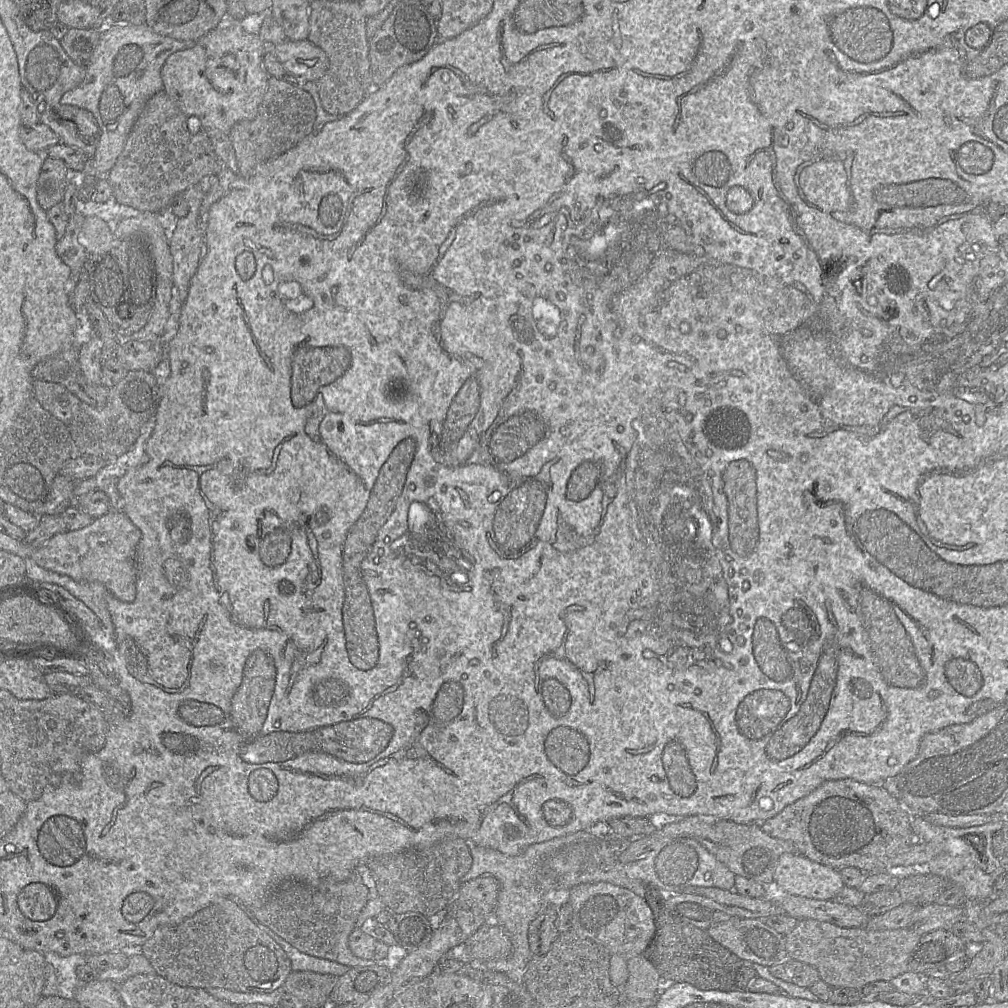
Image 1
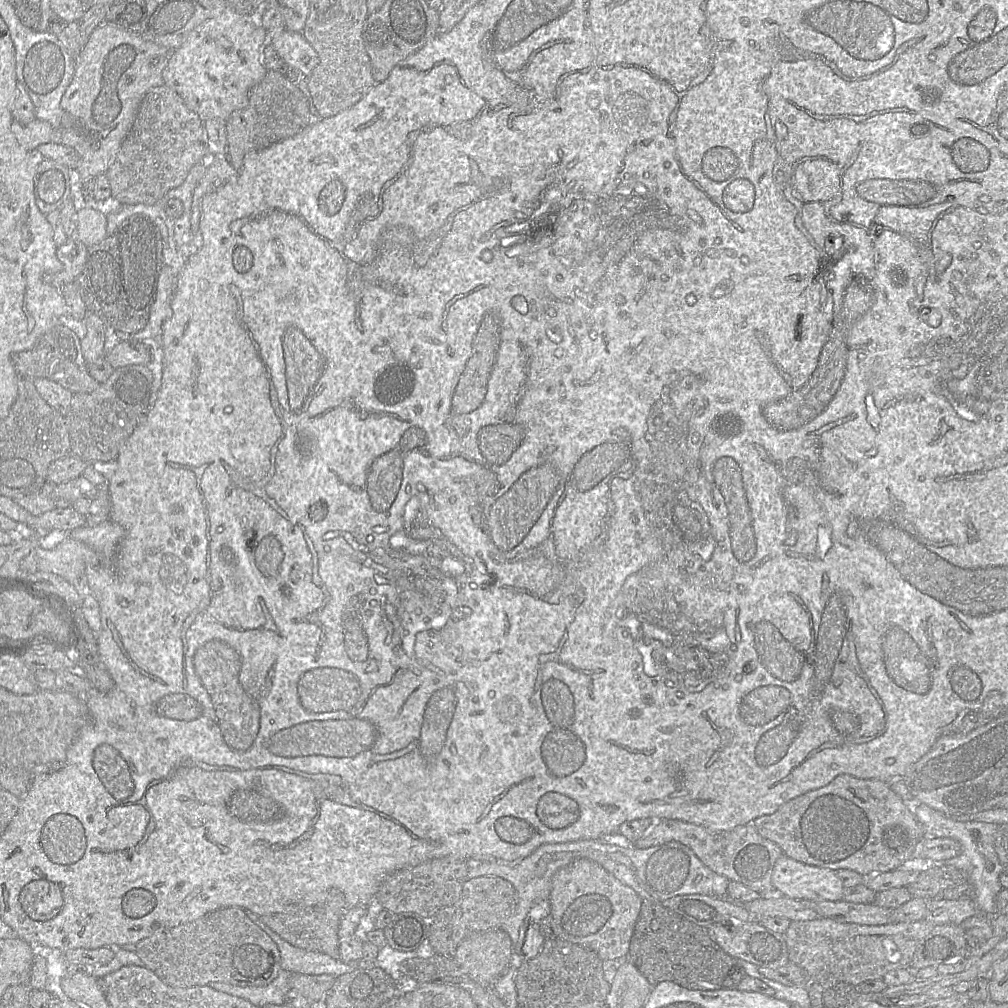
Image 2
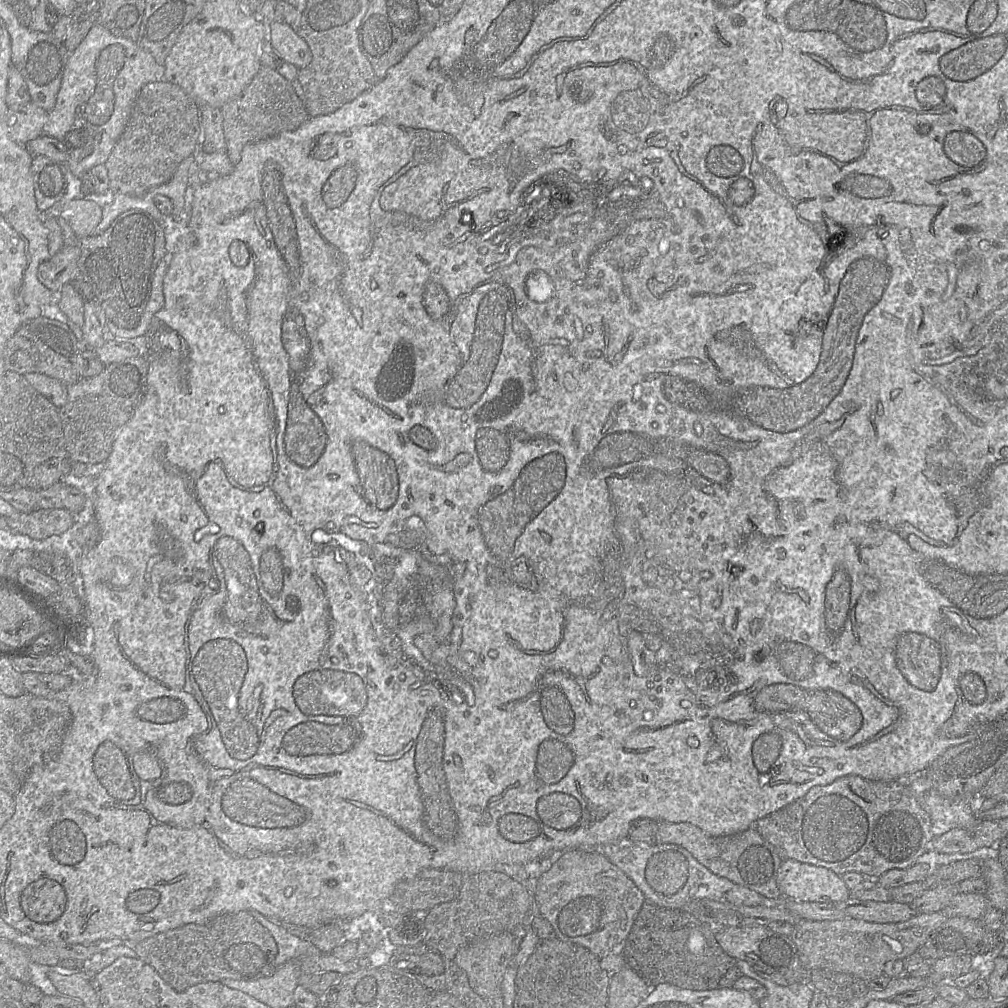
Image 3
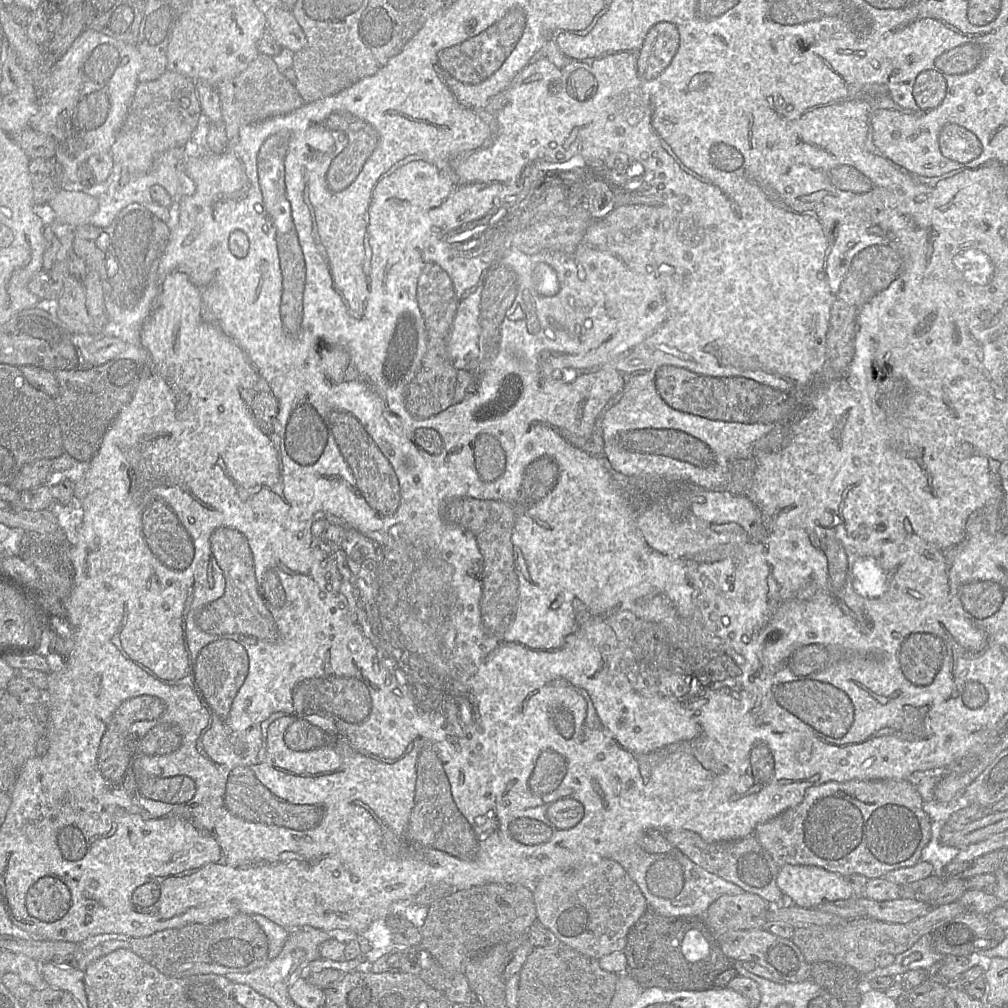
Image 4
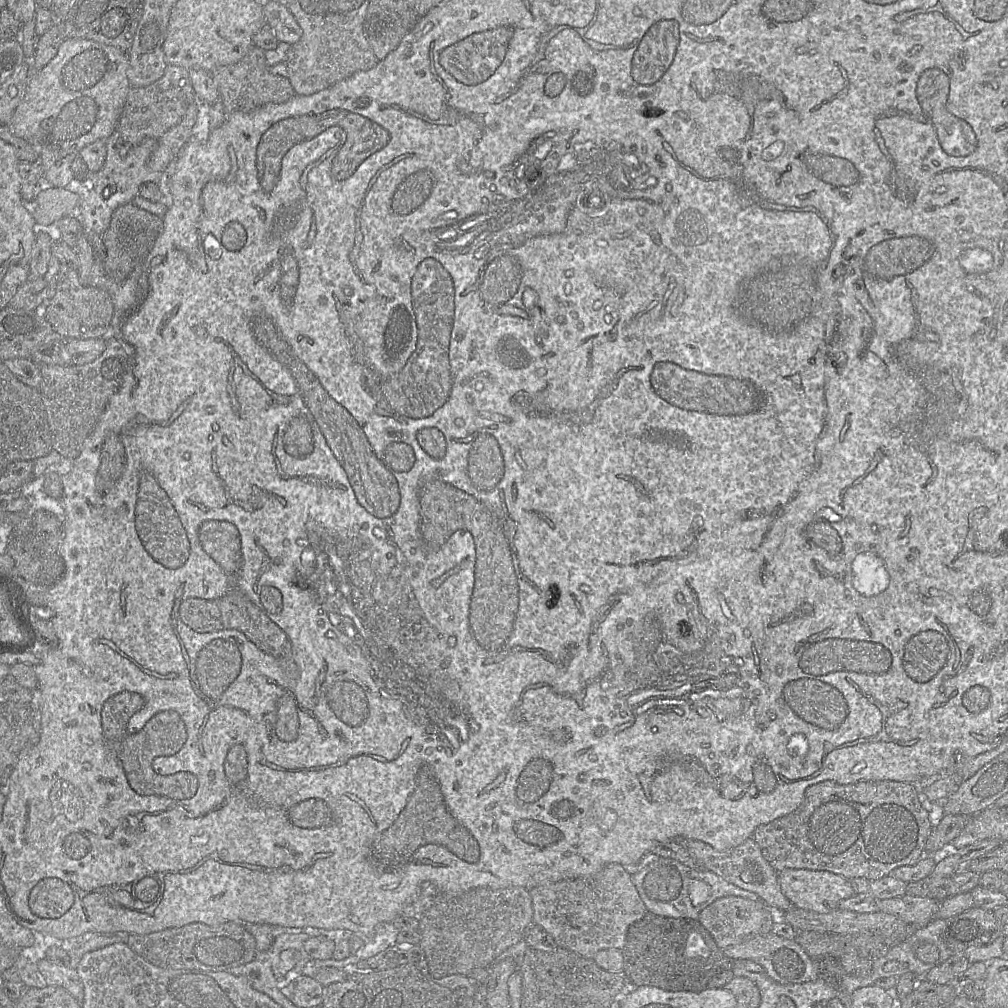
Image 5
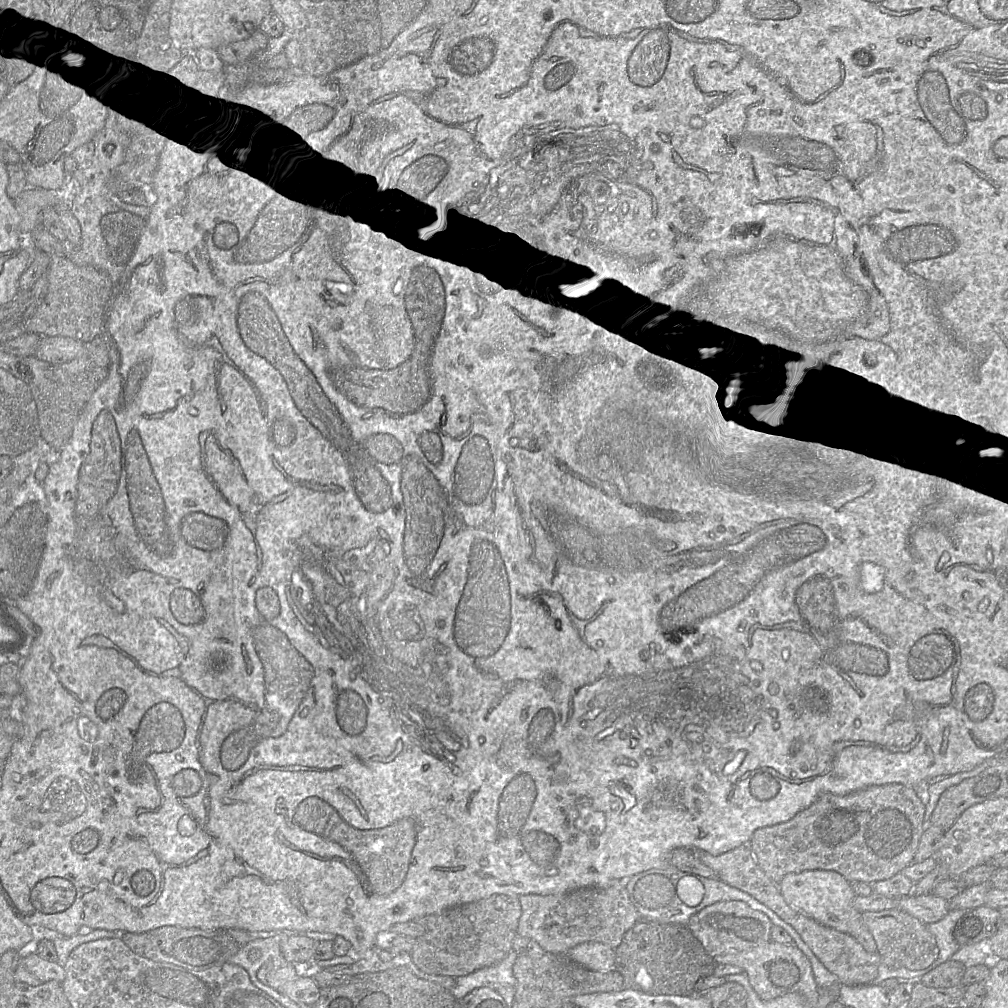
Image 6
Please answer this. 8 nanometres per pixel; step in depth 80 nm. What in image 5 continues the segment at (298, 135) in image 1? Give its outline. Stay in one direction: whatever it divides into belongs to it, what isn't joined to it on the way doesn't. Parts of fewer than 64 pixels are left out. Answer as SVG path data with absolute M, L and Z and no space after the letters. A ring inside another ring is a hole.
M255 45L238 63L218 67L211 74L219 92L219 99L224 105L226 118L236 111L251 112L269 103L285 103L296 95L289 78L269 71L265 51Z

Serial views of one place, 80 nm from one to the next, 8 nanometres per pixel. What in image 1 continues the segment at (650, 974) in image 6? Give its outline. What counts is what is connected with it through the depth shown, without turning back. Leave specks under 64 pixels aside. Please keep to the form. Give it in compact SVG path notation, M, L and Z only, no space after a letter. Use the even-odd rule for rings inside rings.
M634 885L633 890L649 905L655 925L655 936L643 956L659 972L663 985L688 983L700 990L730 992L736 990L735 978L744 965L738 956L715 941L707 930L682 922L674 917L666 906L666 895L651 885Z

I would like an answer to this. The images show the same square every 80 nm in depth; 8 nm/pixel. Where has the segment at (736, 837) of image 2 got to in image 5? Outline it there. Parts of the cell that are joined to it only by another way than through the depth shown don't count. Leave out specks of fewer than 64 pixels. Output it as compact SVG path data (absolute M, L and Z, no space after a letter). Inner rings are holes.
M676 838L674 840L677 840L689 851L698 863L699 868L711 871L725 881L755 893L760 901L775 912L785 913L792 907L795 907L782 893L778 882L778 872L764 858L753 838L748 838L742 844L726 851L715 850L709 844L699 840L687 838Z

